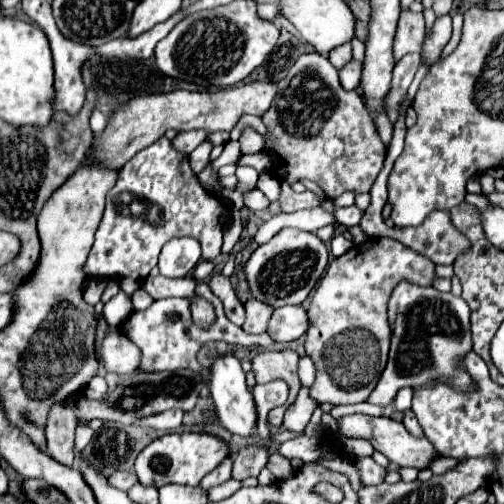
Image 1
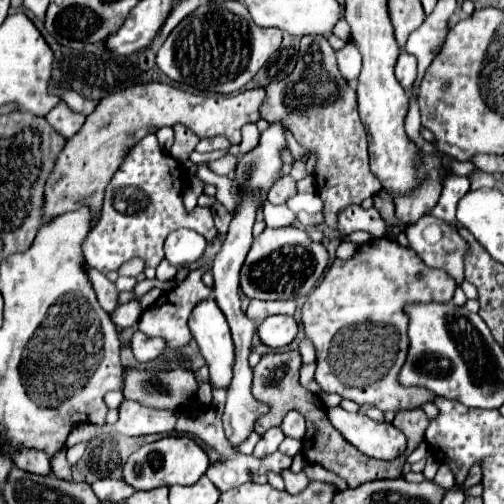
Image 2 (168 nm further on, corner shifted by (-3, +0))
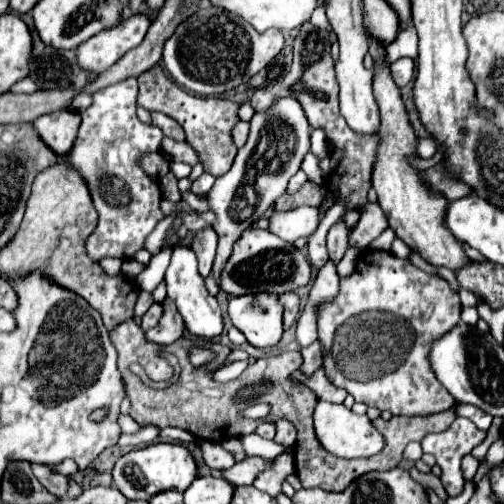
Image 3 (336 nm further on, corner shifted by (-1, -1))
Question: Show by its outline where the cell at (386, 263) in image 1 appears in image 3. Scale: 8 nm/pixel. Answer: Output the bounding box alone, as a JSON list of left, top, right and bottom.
[318,249,460,415]

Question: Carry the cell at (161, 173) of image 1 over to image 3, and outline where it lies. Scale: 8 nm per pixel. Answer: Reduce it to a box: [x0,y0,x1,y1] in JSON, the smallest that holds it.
[64,77,164,261]

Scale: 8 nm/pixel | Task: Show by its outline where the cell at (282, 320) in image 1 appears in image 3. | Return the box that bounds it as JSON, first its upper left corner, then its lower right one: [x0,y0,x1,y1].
[228,293,284,347]

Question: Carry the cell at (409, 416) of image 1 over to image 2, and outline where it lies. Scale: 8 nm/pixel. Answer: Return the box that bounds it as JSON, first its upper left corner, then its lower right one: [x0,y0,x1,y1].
[434,466,456,488]

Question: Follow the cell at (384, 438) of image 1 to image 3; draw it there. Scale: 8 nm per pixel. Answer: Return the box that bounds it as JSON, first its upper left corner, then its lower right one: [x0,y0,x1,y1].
[314,401,384,459]

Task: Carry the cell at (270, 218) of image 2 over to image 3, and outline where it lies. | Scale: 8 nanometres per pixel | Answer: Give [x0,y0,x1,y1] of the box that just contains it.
[270,207,320,243]

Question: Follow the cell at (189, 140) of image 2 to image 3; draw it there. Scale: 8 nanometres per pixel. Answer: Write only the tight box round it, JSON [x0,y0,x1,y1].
[150,111,186,141]

